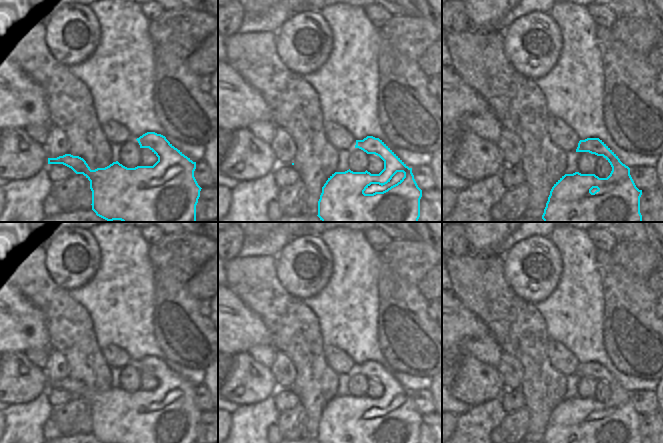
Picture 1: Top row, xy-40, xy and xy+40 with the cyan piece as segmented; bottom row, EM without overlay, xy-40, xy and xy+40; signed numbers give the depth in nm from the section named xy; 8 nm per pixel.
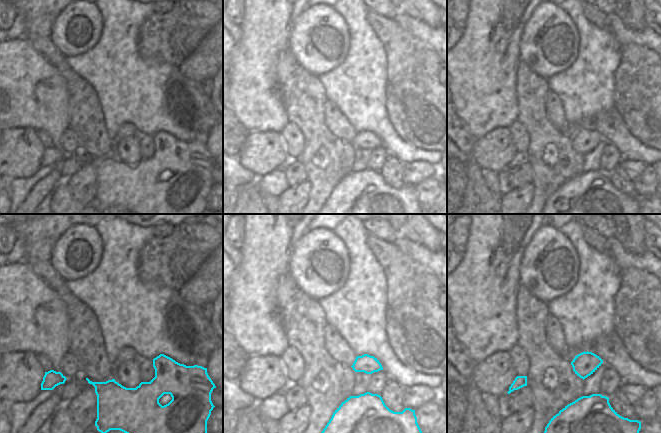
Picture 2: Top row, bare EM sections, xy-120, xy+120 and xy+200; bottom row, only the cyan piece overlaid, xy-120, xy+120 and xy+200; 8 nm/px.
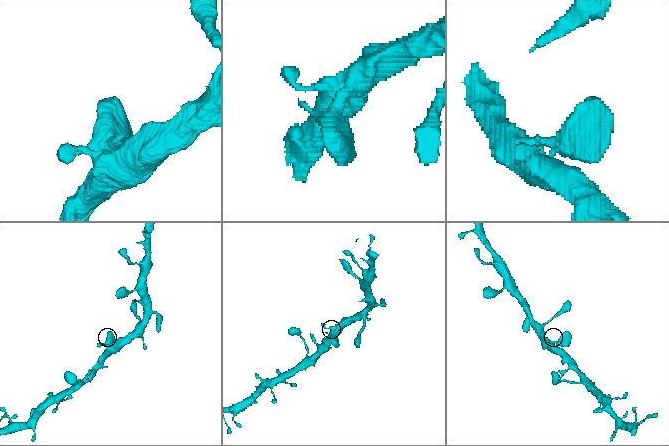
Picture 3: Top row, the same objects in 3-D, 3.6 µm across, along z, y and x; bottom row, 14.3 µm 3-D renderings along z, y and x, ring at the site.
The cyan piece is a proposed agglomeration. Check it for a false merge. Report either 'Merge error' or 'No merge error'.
No merge error

